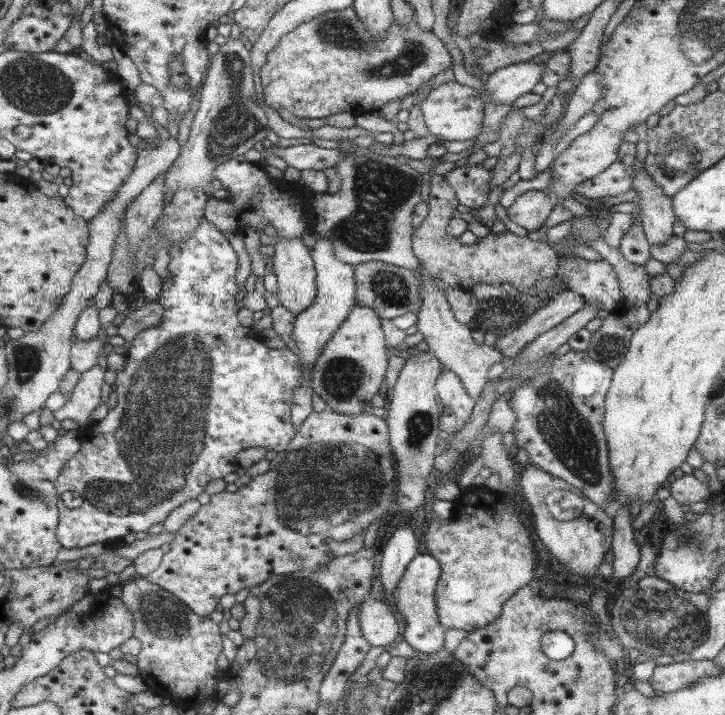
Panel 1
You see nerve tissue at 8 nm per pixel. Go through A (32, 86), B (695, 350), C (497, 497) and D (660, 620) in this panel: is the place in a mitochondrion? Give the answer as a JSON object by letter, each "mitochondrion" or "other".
{"A":"mitochondrion","B":"other","C":"other","D":"mitochondrion"}

